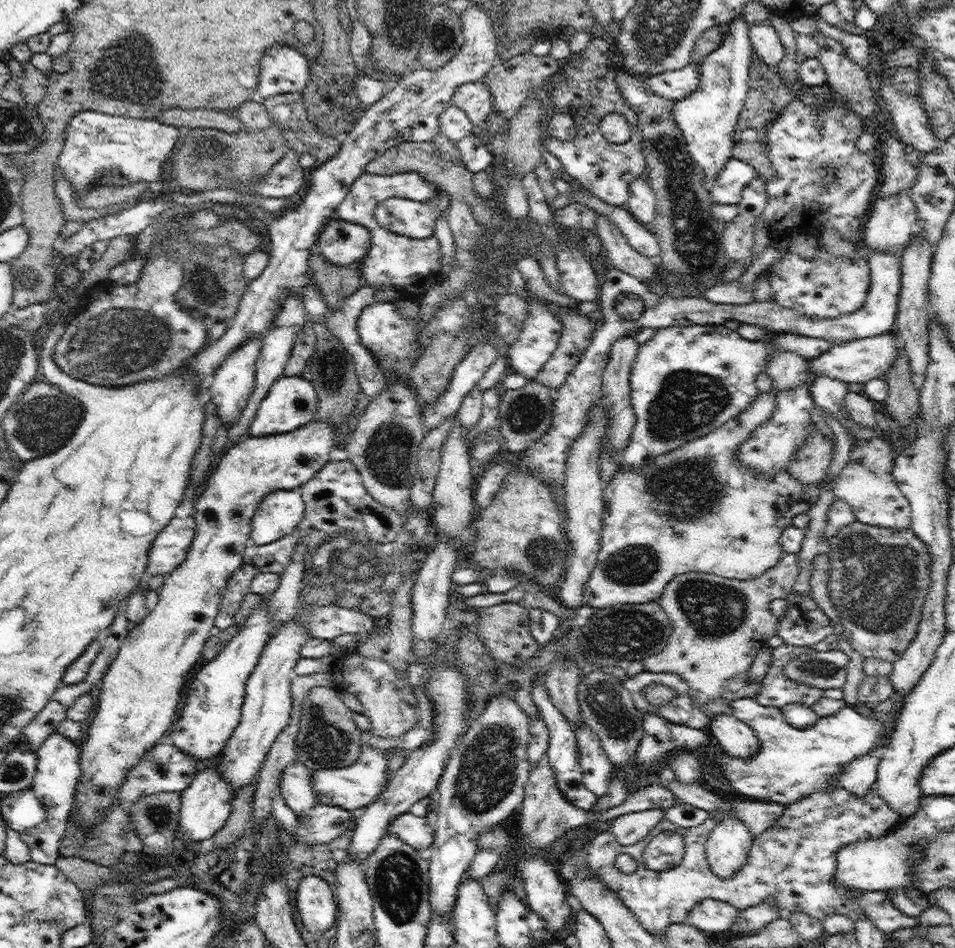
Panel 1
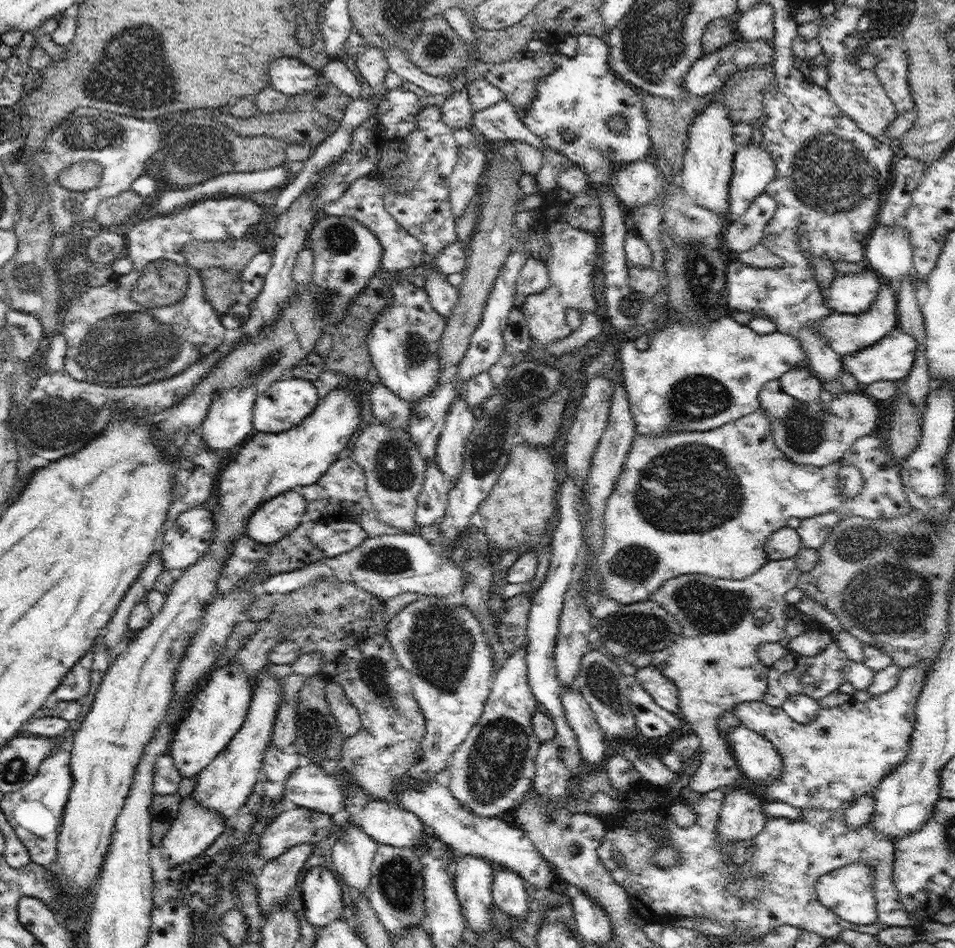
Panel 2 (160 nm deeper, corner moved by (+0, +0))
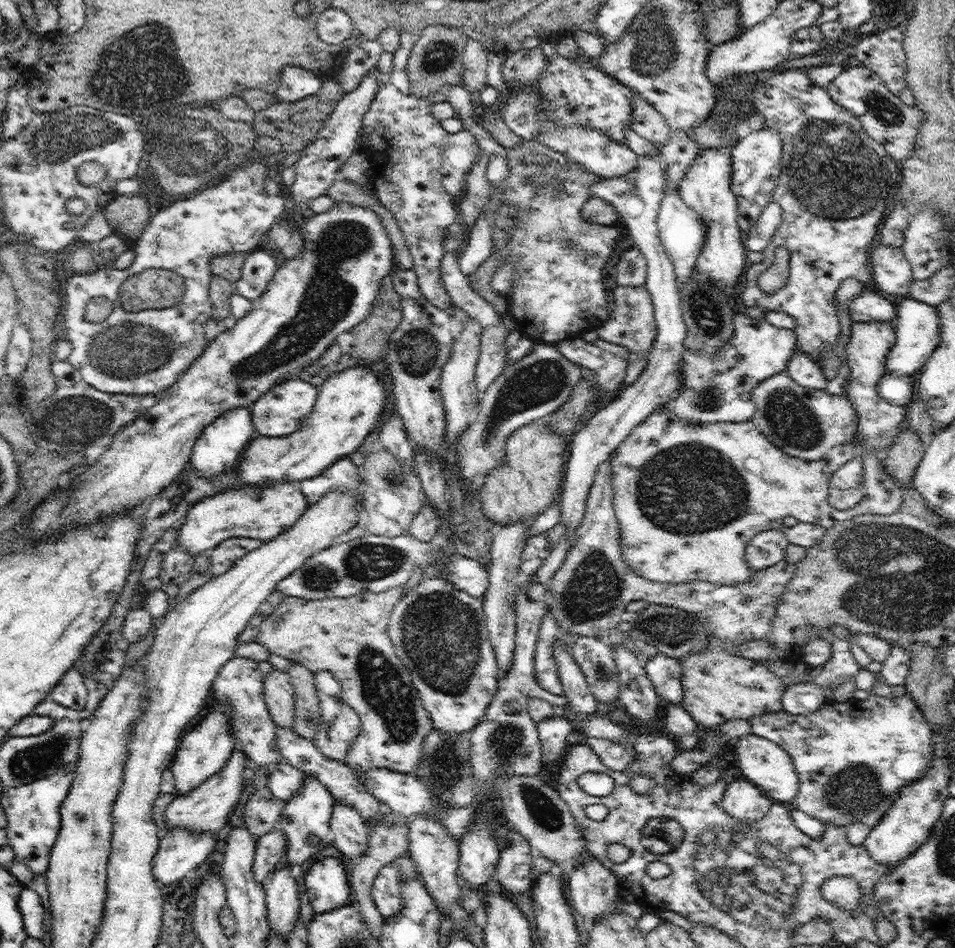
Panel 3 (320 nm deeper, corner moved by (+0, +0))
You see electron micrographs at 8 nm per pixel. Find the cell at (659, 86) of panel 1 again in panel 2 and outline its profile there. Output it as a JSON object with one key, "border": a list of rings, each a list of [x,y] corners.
{"border":[[[740,38],[716,52],[711,52],[696,59],[683,78],[683,87],[688,95],[702,96],[712,94],[722,89],[727,78],[735,72],[740,72],[740,70],[746,70],[747,68],[760,68],[762,64],[772,62],[775,55],[773,44],[768,41],[749,41],[748,39]]]}

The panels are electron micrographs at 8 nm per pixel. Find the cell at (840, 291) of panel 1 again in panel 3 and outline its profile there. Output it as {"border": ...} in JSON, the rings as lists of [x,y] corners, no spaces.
{"border":[[[867,285],[861,293],[848,302],[849,315],[853,322],[894,322],[897,310],[890,300],[876,291],[873,286]]]}

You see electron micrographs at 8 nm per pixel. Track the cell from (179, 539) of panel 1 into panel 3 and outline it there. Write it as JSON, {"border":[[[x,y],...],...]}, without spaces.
{"border":[[[300,481],[277,482],[263,487],[242,485],[240,488],[214,493],[192,506],[185,521],[178,527],[176,543],[196,556],[209,553],[222,540],[228,540],[231,536],[269,541],[292,528],[308,508]]]}

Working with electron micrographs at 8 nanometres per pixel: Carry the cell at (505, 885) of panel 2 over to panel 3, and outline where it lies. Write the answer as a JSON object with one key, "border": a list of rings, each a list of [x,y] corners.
{"border":[[[510,830],[507,836],[508,845],[499,852],[499,863],[494,877],[513,894],[531,890],[536,876],[532,870],[530,846],[519,832]]]}

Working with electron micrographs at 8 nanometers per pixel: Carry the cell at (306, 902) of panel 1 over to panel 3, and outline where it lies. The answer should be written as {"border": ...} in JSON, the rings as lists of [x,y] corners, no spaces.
{"border":[[[327,856],[319,861],[310,861],[306,866],[306,896],[316,914],[322,914],[348,904],[350,893],[346,865],[341,859]]]}

